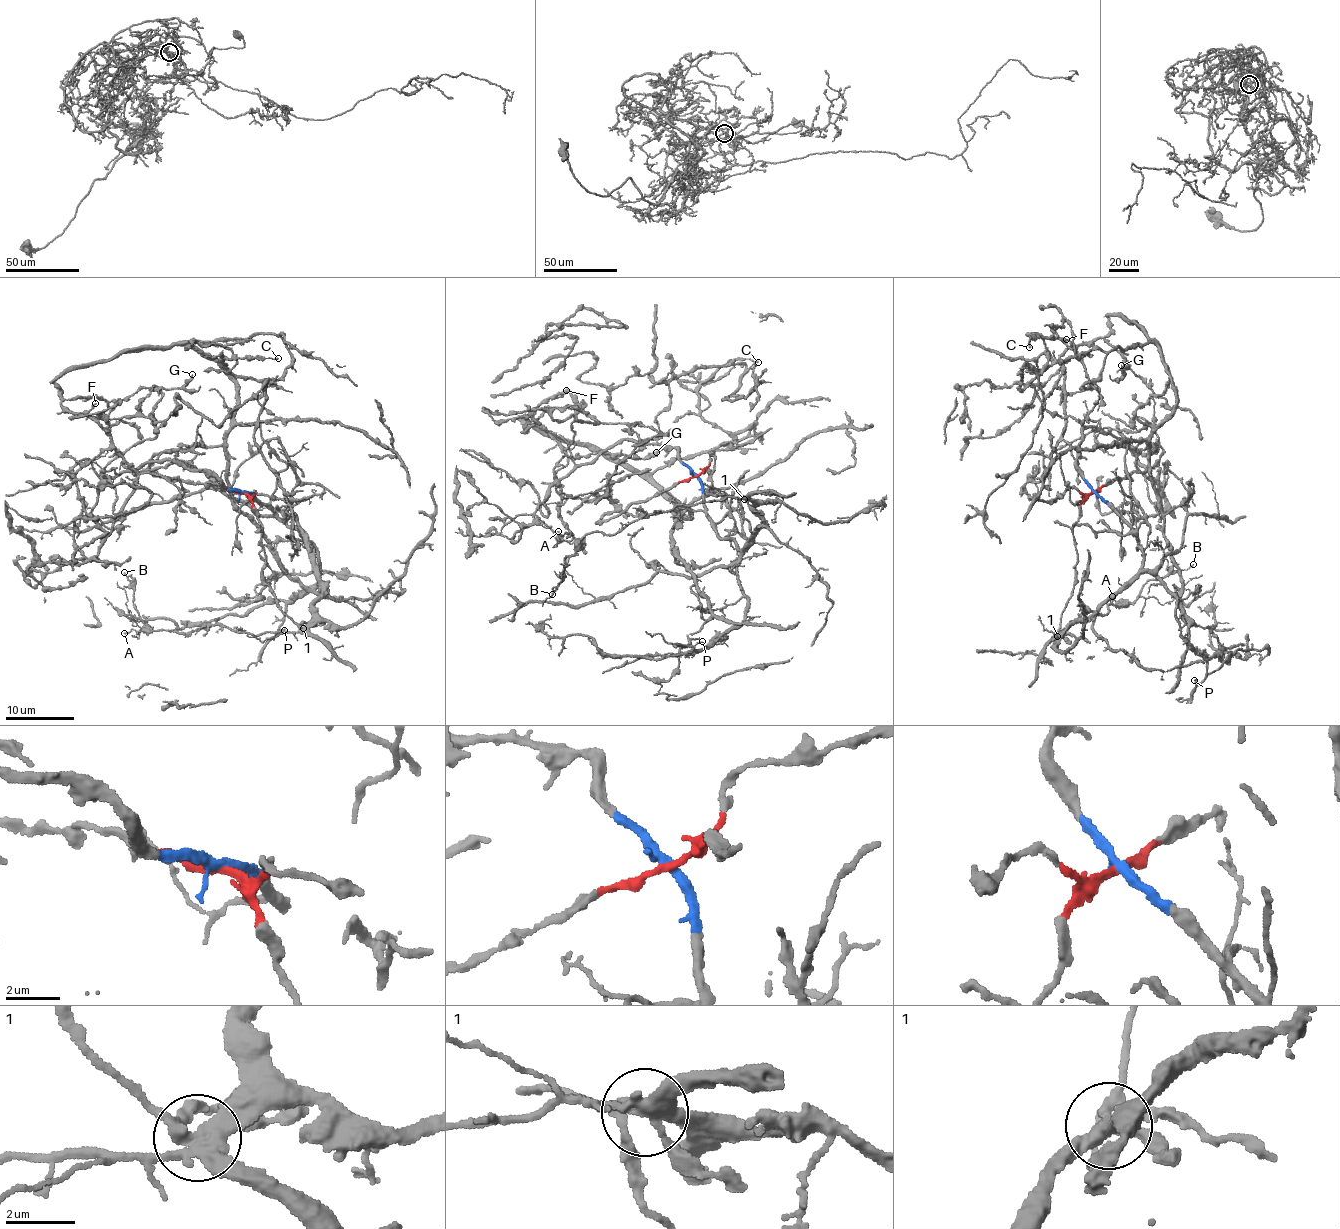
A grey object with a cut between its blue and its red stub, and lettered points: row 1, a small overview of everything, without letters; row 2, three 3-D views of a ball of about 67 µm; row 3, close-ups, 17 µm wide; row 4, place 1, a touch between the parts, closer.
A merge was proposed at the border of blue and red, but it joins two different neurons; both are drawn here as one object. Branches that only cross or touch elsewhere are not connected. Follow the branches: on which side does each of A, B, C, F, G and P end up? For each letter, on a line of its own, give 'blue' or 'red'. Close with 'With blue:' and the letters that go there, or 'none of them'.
A: blue
B: blue
C: red
F: red
G: red
P: blue
With blue: A, B, P

